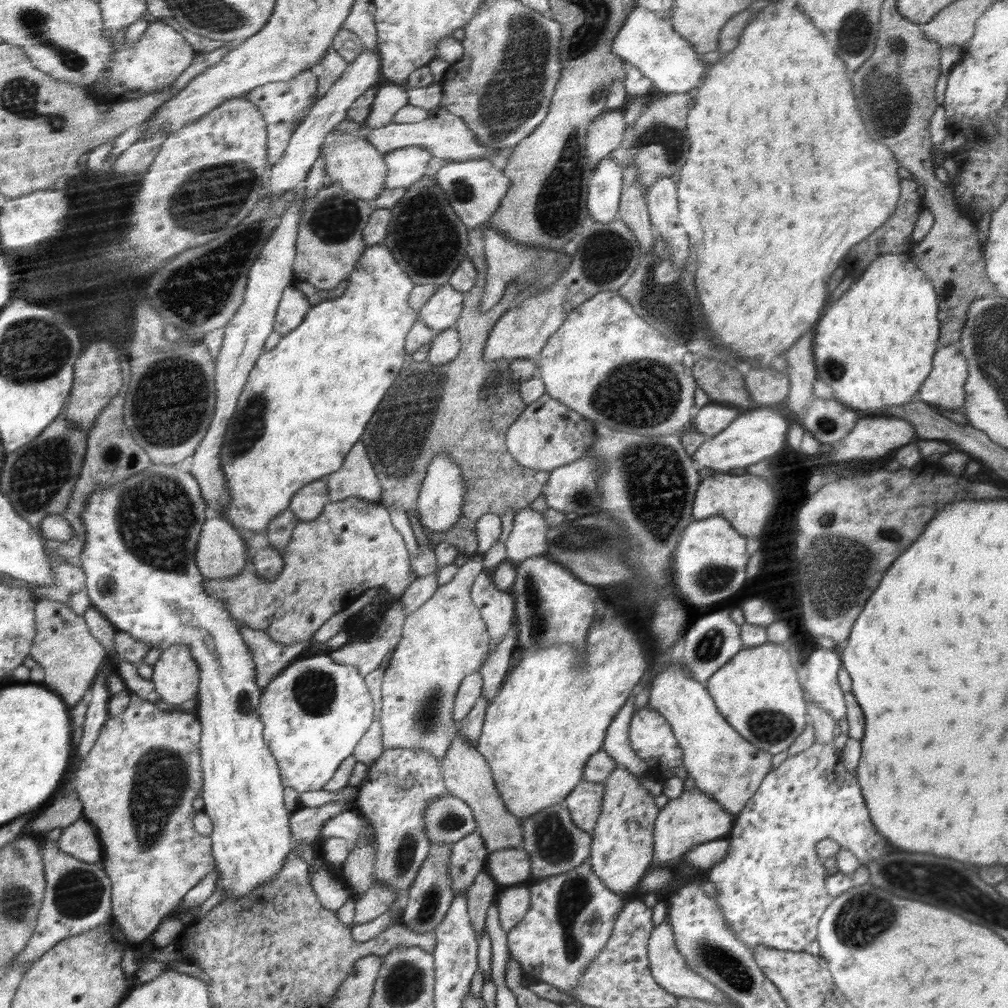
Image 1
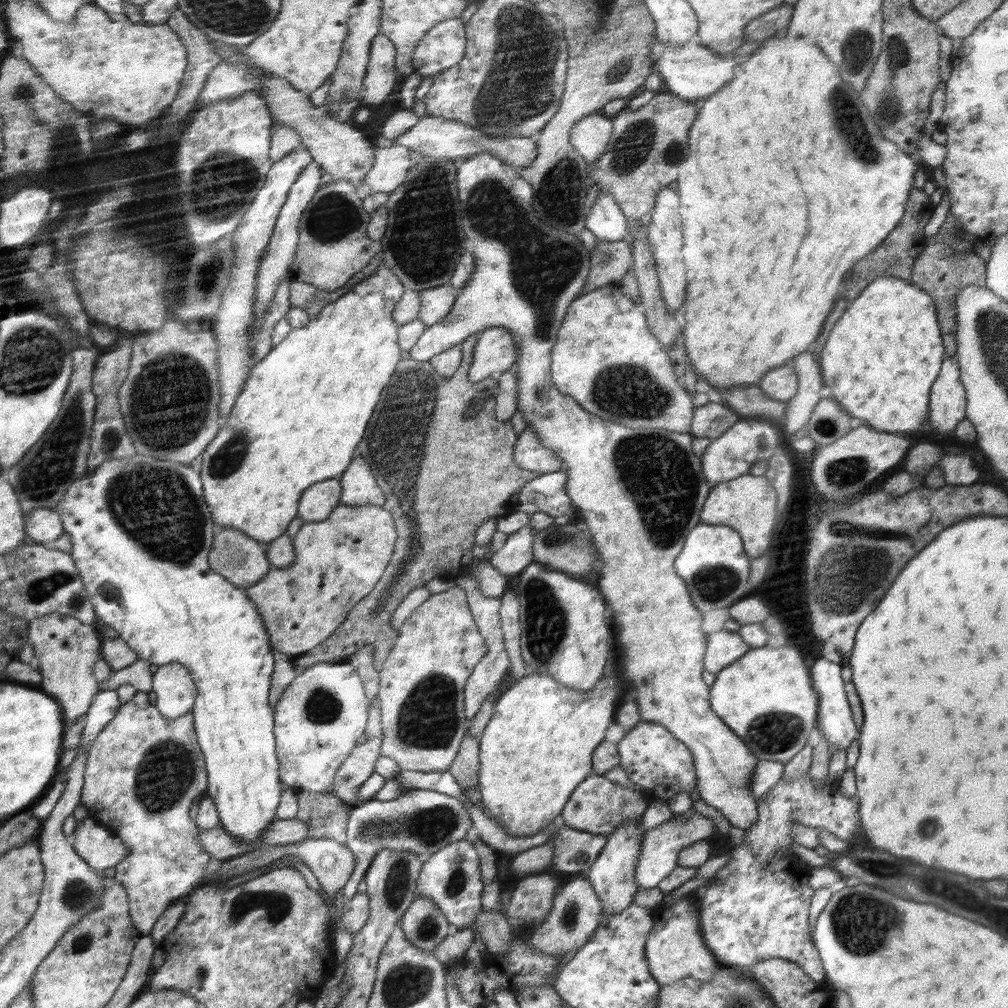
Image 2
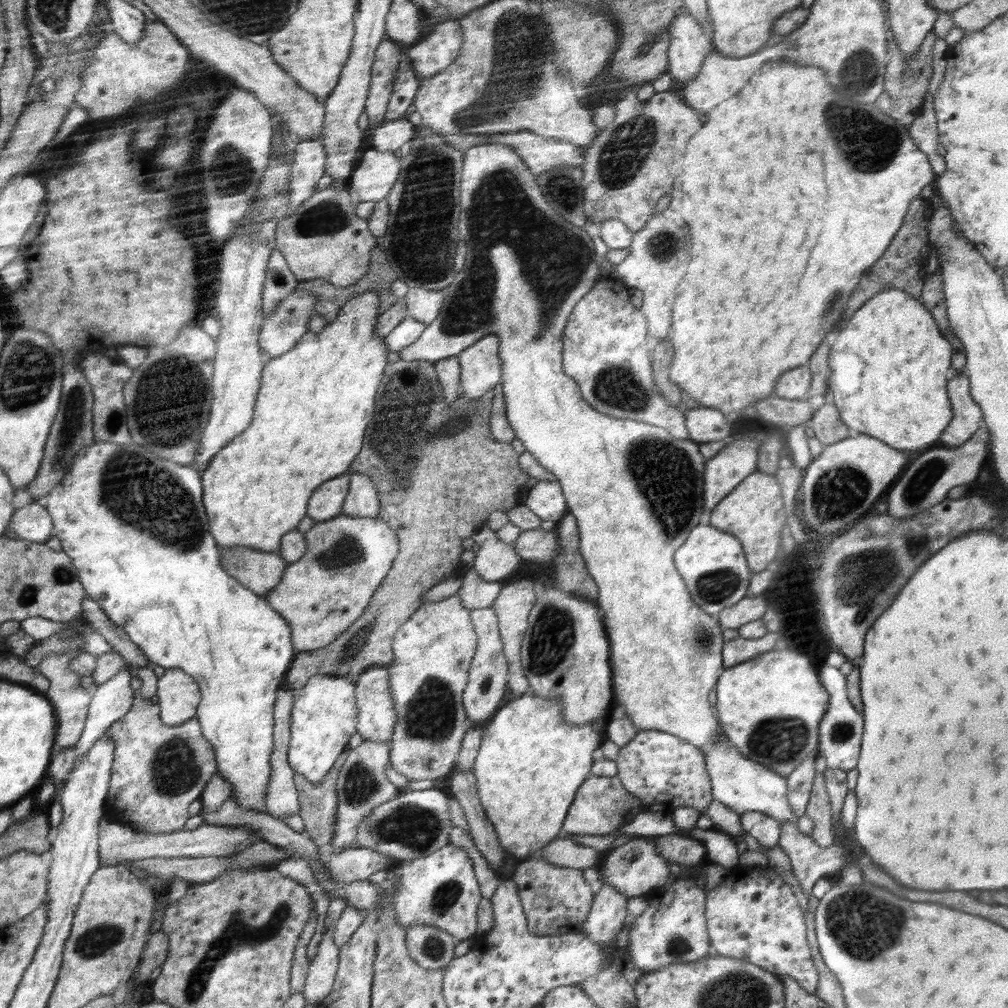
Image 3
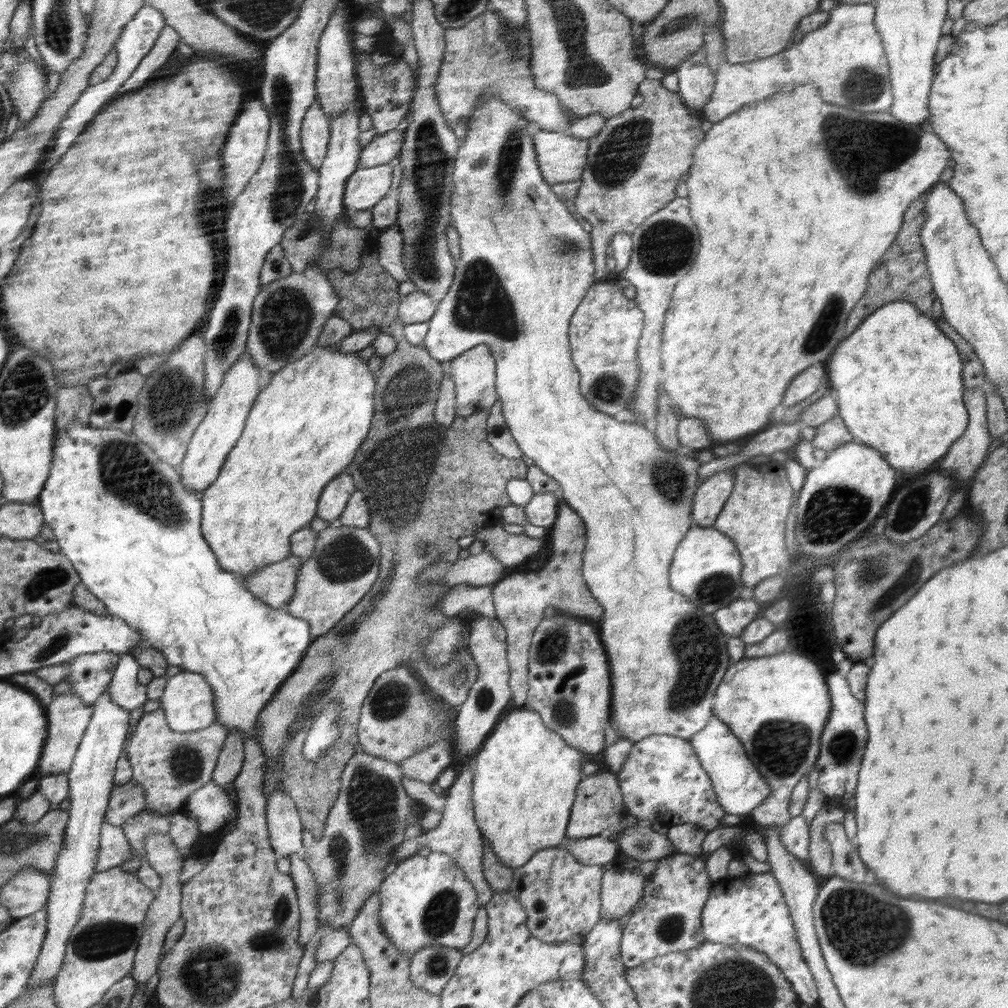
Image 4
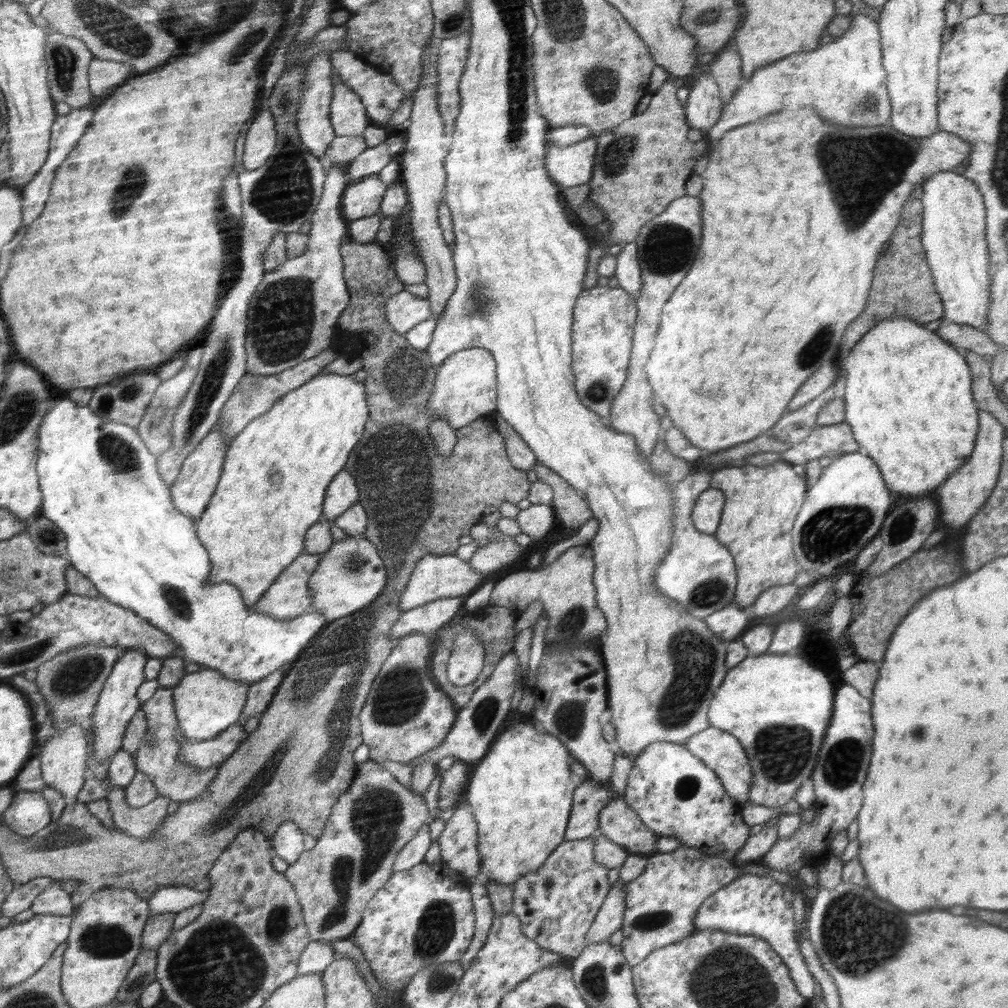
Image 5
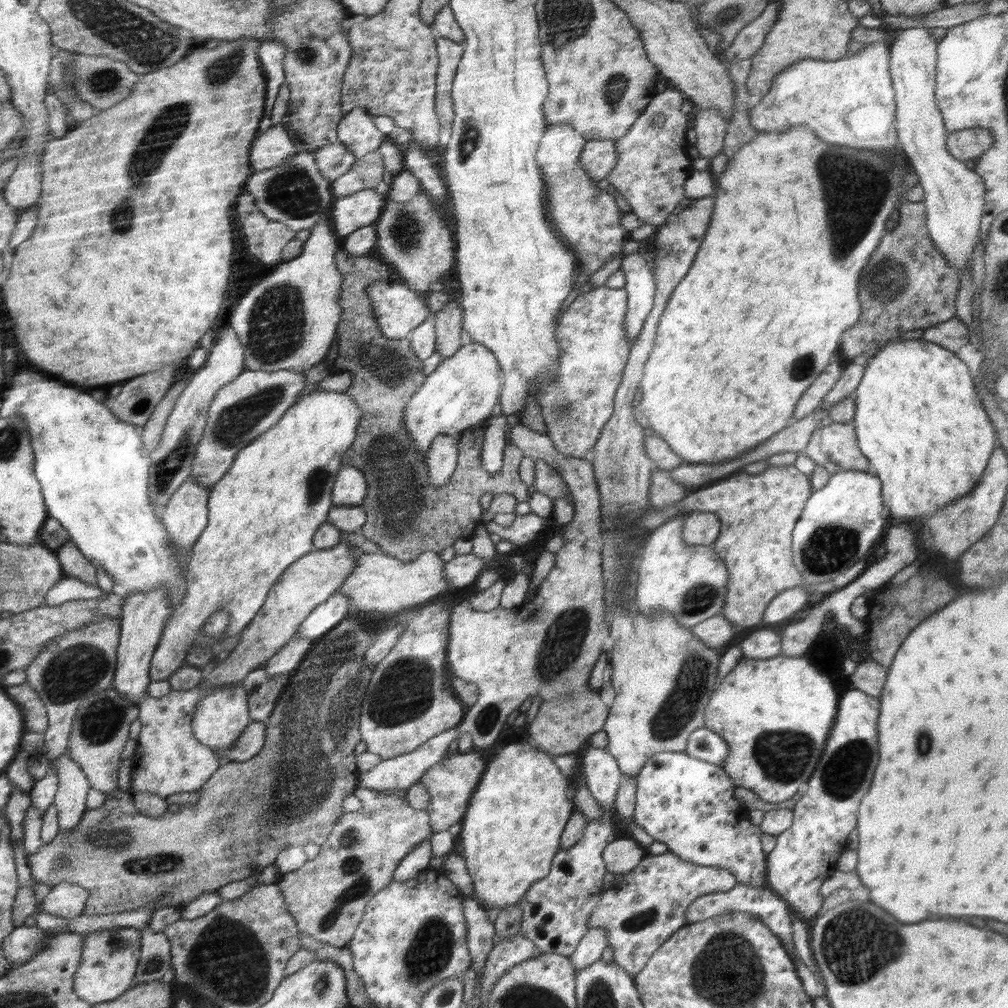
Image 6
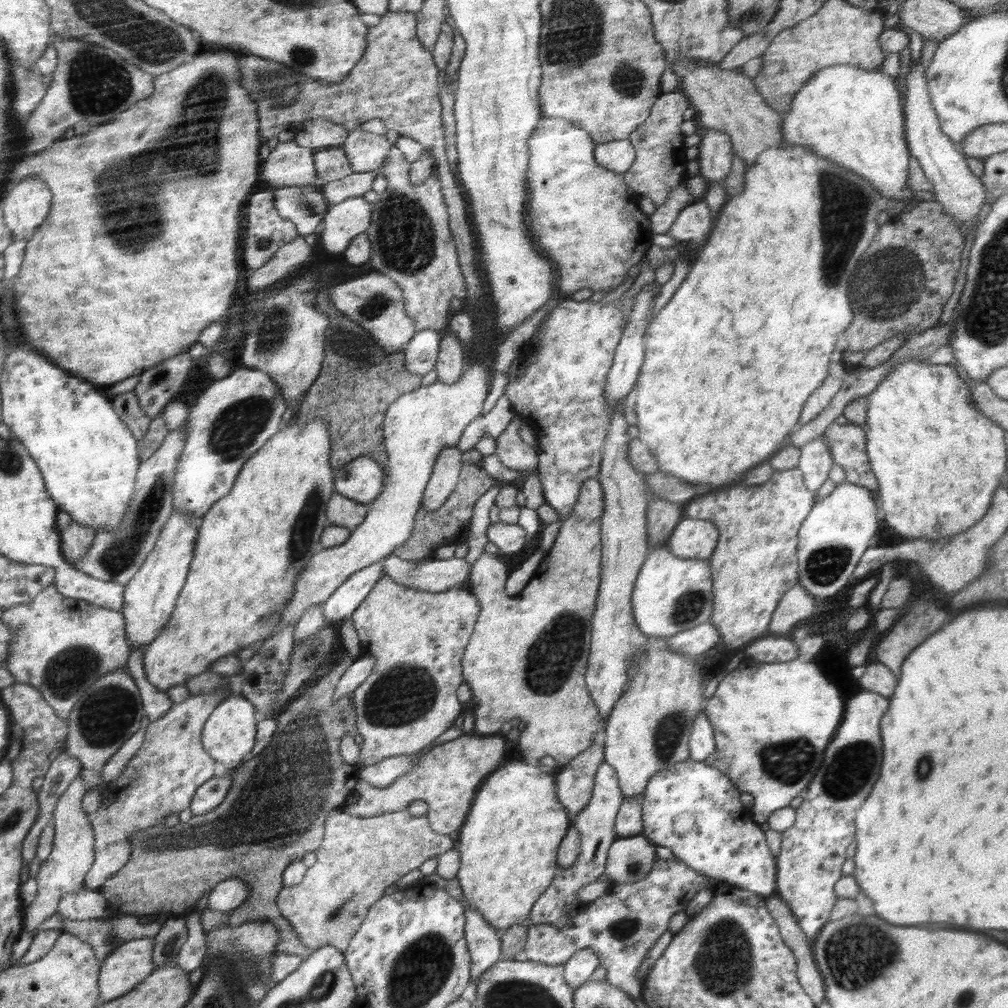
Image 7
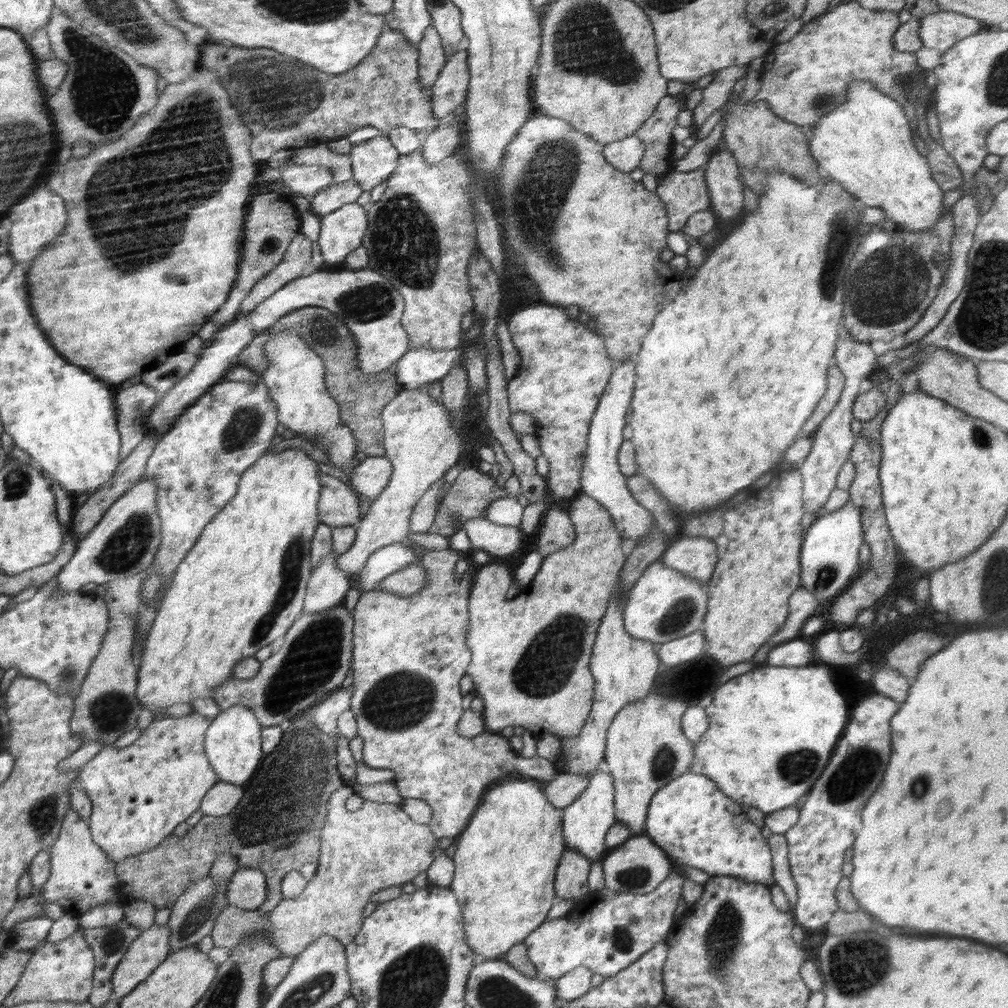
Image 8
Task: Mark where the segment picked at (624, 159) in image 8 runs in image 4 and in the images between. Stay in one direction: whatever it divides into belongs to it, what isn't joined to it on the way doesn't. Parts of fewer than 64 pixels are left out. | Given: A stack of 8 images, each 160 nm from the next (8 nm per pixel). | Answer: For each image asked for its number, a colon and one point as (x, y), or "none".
4: (562, 158)
5: (571, 165)
6: (598, 157)
7: (617, 156)

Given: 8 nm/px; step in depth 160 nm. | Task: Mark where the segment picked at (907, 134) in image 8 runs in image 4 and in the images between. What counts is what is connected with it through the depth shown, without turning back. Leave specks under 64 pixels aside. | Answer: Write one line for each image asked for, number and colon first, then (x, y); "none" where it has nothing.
4: (845, 58)
5: (845, 82)
6: (851, 102)
7: (853, 116)

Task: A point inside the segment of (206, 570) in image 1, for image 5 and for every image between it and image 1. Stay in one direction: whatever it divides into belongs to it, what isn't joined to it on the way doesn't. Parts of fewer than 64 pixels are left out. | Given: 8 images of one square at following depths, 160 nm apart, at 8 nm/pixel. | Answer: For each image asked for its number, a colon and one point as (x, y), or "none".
2: (239, 558)
3: (260, 571)
4: (275, 584)
5: (290, 598)

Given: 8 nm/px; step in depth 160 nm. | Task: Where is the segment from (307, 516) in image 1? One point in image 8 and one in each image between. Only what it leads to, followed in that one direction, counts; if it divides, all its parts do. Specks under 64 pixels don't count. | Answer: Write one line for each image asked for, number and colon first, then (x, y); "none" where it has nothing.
2: (320, 502)
3: (327, 503)
4: (336, 498)
5: (345, 491)
6: (351, 487)
7: (362, 480)
8: (369, 479)

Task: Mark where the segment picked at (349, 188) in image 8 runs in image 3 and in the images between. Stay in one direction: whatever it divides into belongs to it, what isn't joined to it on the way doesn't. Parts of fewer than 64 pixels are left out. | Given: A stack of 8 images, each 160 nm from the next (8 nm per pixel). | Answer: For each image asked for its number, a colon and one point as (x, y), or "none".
3: (390, 136)
4: (383, 148)
5: (373, 159)
6: (366, 173)
7: (356, 184)

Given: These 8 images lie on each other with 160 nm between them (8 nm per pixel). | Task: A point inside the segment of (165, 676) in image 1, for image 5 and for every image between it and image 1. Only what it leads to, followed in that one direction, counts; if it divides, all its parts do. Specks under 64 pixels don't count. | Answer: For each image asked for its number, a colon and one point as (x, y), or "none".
2: (173, 683)
3: (179, 695)
4: (189, 702)
5: (206, 703)

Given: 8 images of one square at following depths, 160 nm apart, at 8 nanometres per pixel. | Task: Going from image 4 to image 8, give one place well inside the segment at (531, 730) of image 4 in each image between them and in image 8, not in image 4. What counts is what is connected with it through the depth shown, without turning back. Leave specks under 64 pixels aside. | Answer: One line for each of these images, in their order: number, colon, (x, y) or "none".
5: (521, 793)
6: (513, 828)
7: (508, 847)
8: (505, 864)

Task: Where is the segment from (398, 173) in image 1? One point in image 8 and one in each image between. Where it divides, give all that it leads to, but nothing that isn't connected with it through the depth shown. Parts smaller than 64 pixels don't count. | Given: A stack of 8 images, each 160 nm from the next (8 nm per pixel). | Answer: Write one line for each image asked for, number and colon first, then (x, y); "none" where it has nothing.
2: (392, 165)
3: (378, 170)
4: (367, 187)
5: (362, 199)
6: (349, 213)
7: (344, 221)
8: (342, 233)

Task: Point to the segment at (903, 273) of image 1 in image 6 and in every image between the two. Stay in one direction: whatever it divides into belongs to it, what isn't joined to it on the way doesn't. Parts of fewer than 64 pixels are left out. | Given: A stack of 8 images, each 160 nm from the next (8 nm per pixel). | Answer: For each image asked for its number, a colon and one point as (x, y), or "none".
2: (881, 358)
3: (890, 365)
4: (898, 377)
5: (908, 400)
6: (919, 421)

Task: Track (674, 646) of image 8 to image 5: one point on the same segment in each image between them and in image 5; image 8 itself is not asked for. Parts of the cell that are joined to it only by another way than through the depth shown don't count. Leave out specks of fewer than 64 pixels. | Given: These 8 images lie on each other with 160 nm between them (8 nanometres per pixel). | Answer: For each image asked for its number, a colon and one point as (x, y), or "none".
5: (728, 623)
6: (716, 632)
7: (701, 638)

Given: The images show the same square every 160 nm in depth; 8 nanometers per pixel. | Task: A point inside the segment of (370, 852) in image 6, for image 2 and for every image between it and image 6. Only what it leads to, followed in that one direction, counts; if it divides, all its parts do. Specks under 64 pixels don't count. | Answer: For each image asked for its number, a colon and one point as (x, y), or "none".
2: (359, 766)
3: (363, 784)
4: (374, 815)
5: (352, 860)

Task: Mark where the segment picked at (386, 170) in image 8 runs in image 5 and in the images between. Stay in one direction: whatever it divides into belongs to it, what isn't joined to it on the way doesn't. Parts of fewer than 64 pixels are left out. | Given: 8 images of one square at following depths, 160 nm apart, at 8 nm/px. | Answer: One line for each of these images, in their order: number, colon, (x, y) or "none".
5: (348, 114)
6: (357, 131)
7: (366, 152)

